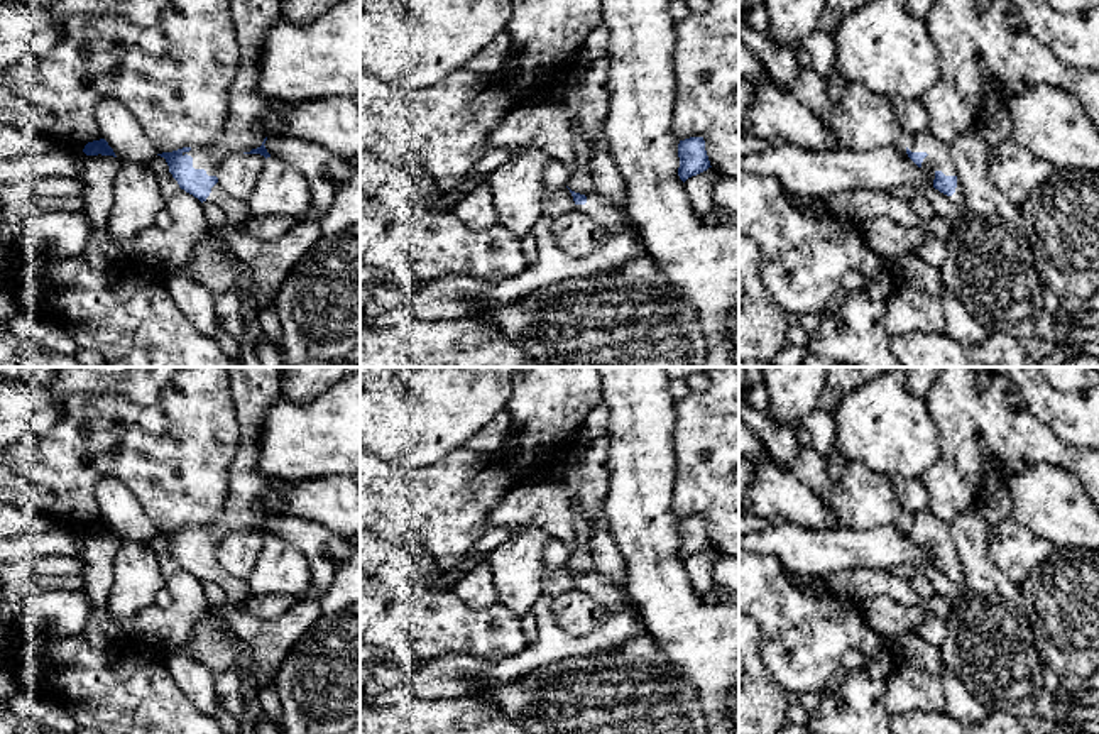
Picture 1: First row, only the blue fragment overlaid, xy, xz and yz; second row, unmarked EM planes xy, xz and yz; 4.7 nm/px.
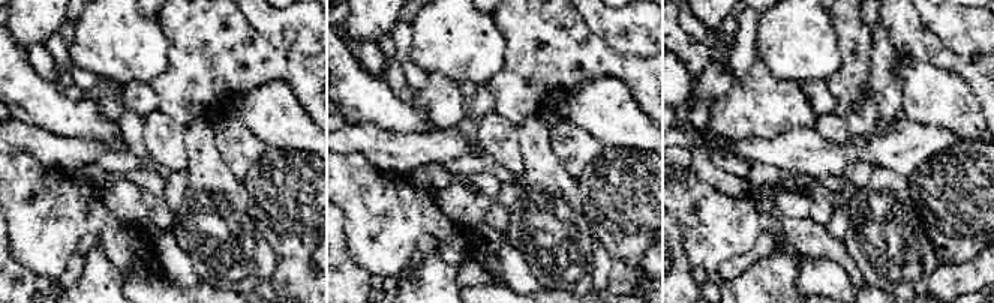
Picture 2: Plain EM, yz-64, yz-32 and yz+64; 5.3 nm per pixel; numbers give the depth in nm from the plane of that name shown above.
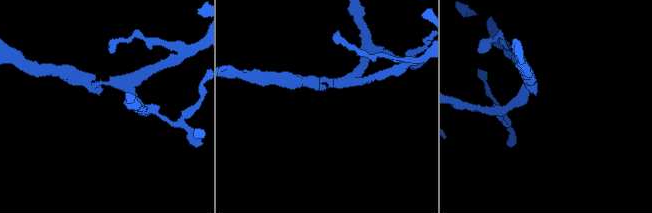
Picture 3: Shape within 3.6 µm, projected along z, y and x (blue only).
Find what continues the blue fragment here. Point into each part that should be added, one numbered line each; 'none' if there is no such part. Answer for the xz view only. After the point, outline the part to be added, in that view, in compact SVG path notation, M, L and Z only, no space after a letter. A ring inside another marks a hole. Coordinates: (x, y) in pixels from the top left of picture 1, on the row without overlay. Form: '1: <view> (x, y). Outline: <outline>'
1: xz (601, 587). Outline: M600 572L587 577L585 592L607 609L619 611L626 605L626 594L614 583L614 580Z

